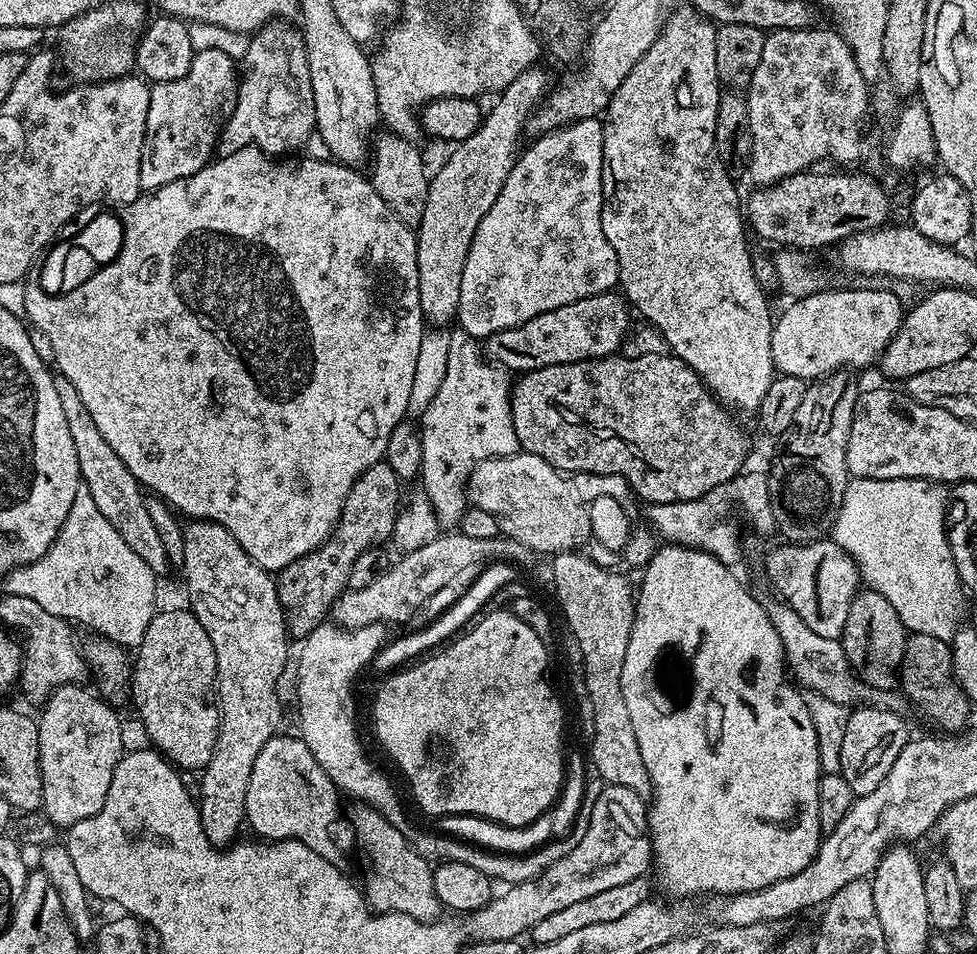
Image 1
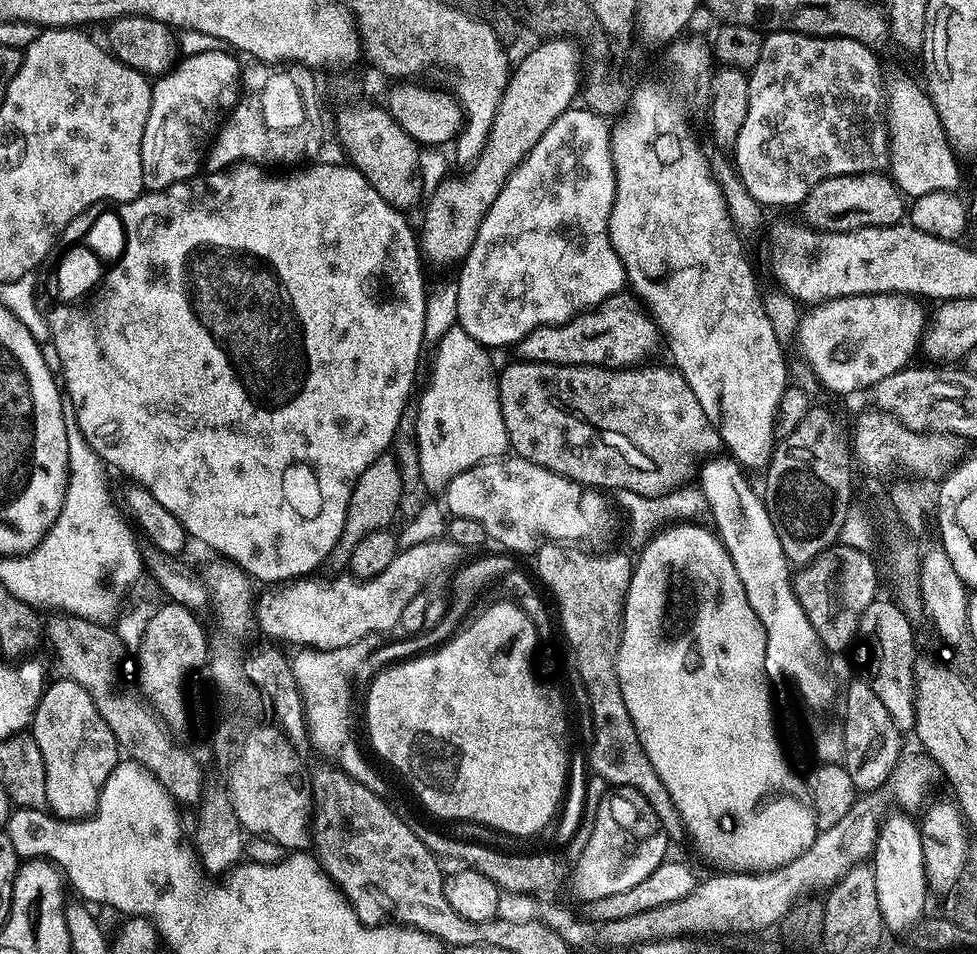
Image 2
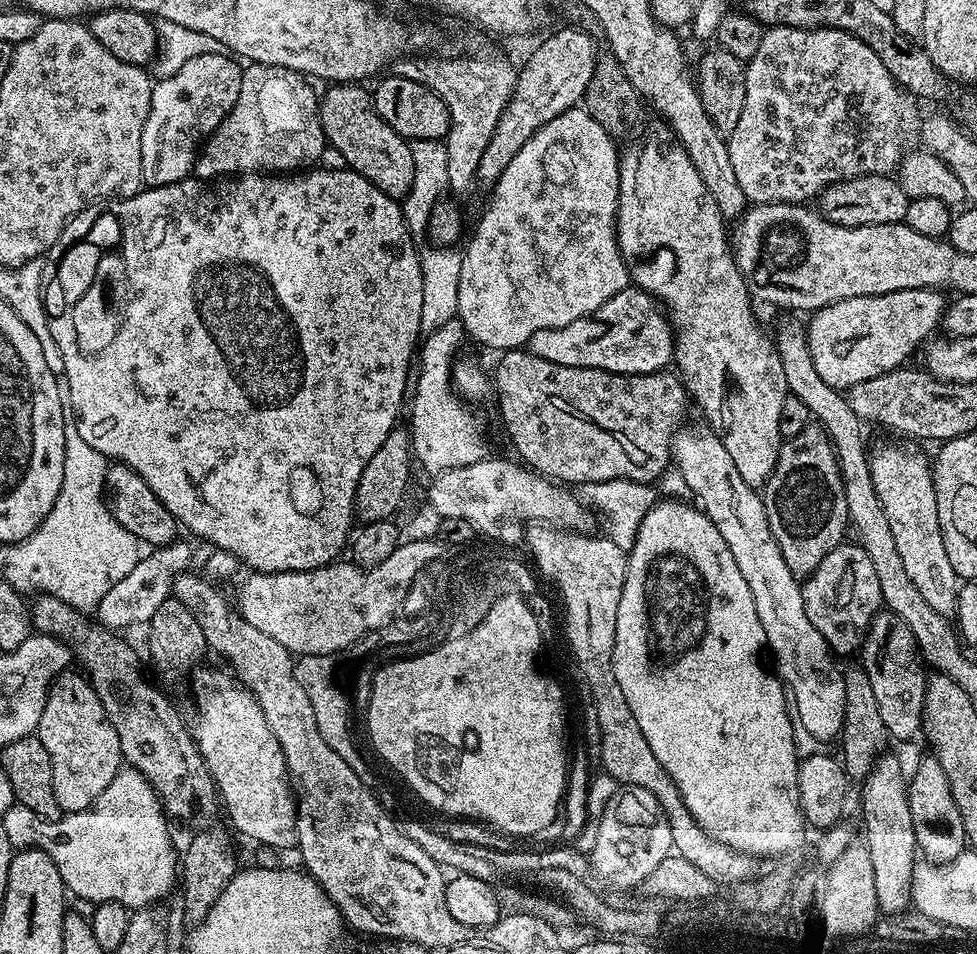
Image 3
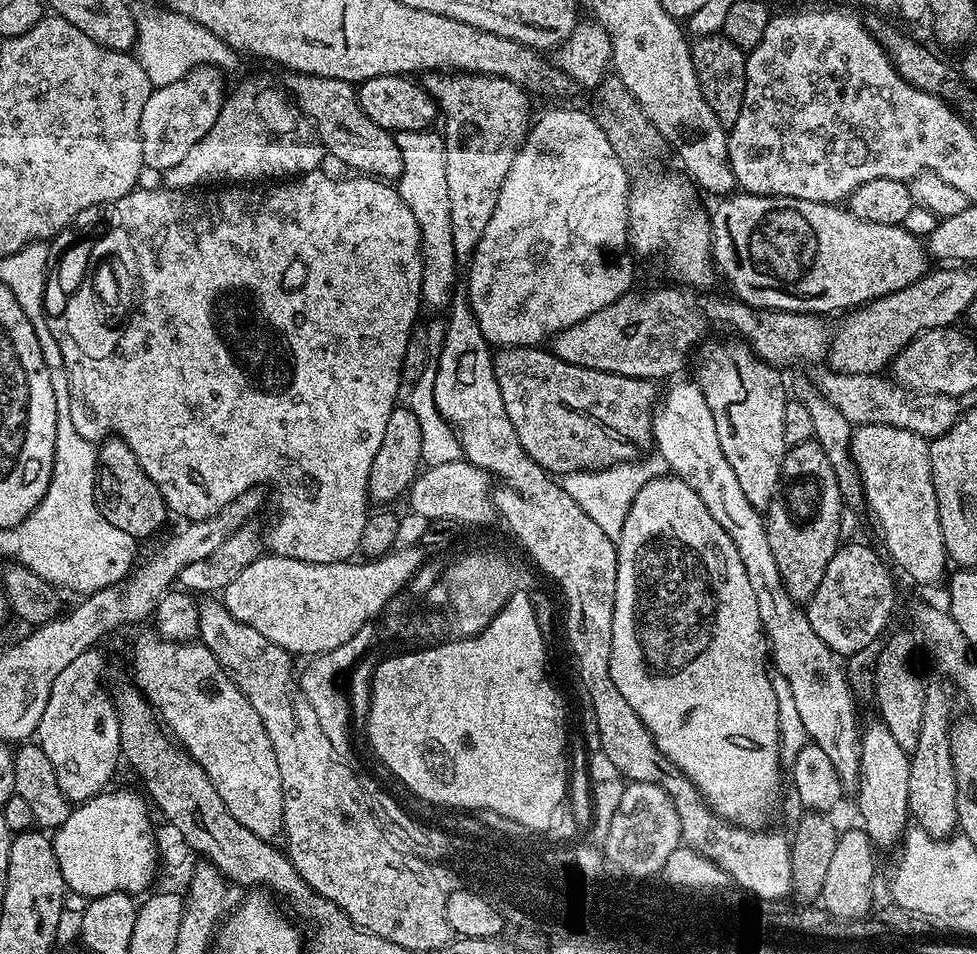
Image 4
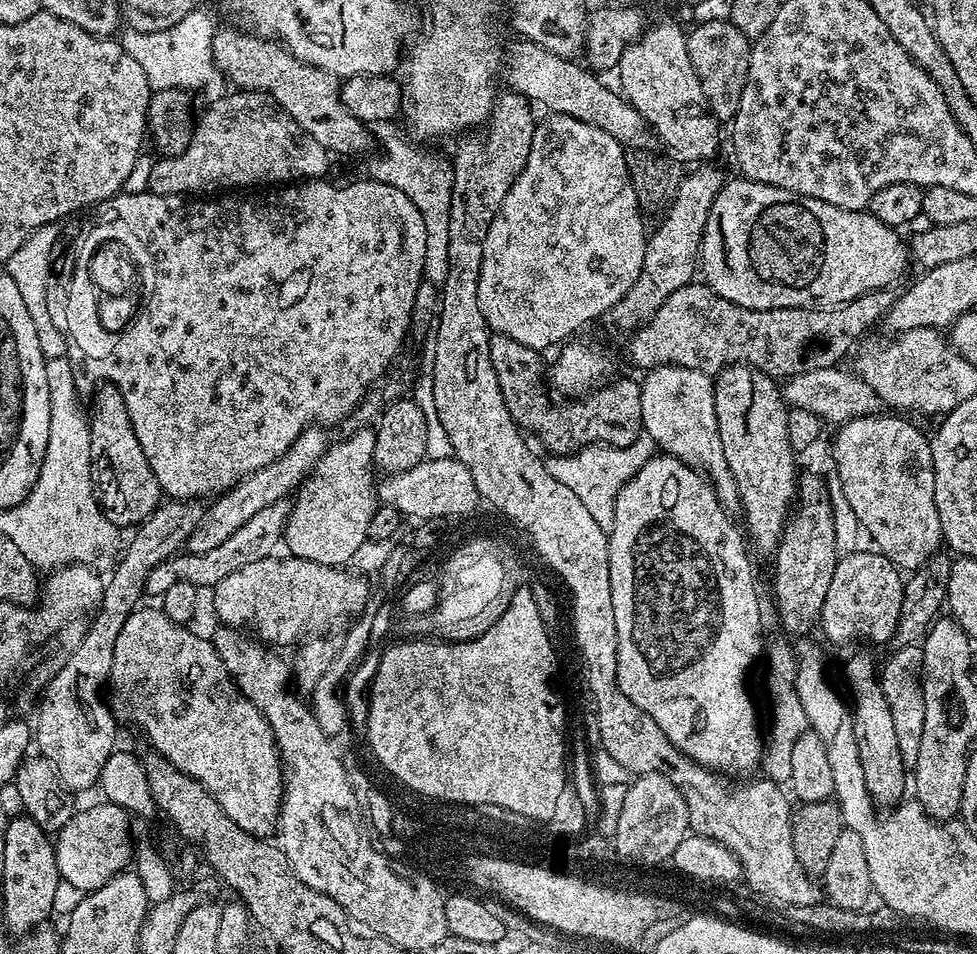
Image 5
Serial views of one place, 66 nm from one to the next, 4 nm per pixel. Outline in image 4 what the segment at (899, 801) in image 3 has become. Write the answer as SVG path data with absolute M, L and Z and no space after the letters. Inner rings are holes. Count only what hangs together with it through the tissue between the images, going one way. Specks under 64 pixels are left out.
M873 719L873 724L863 725L859 733L860 752L860 779L854 791L856 797L856 808L860 811L859 823L877 849L892 848L901 843L902 837L910 824L910 813L908 811L908 795L910 794L910 754L898 746L894 734L886 730L886 726L880 719Z

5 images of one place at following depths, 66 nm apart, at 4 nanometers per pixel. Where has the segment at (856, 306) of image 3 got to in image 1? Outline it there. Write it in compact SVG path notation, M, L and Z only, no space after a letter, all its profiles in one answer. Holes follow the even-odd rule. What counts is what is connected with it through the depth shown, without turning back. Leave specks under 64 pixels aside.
M840 288L837 292L831 290L823 290L811 293L809 296L803 296L800 299L793 299L789 308L784 313L775 317L772 326L772 361L776 367L776 372L782 376L793 376L794 378L802 378L809 382L815 382L822 376L828 376L832 372L838 372L844 369L857 370L856 368L868 368L879 361L880 356L886 350L886 346L894 338L894 334L898 331L901 324L904 323L906 315L905 305L900 305L900 300L892 292L886 292L882 288Z

